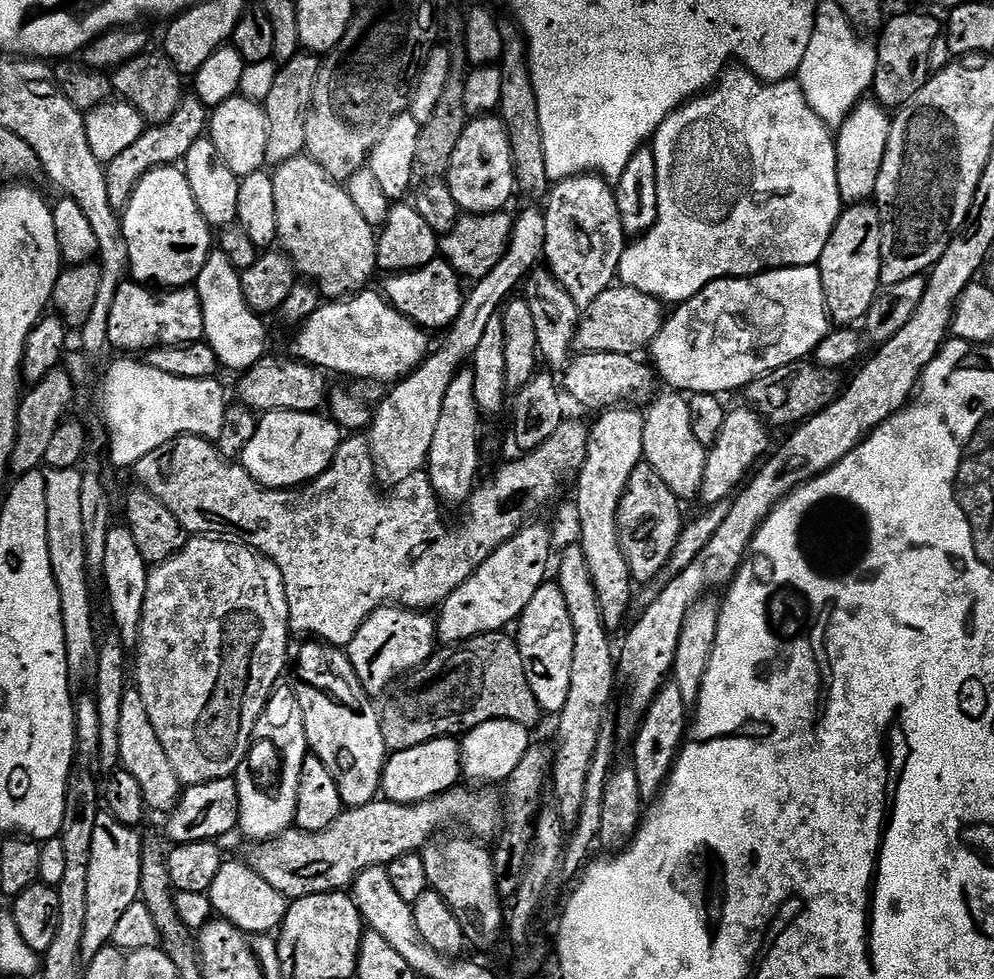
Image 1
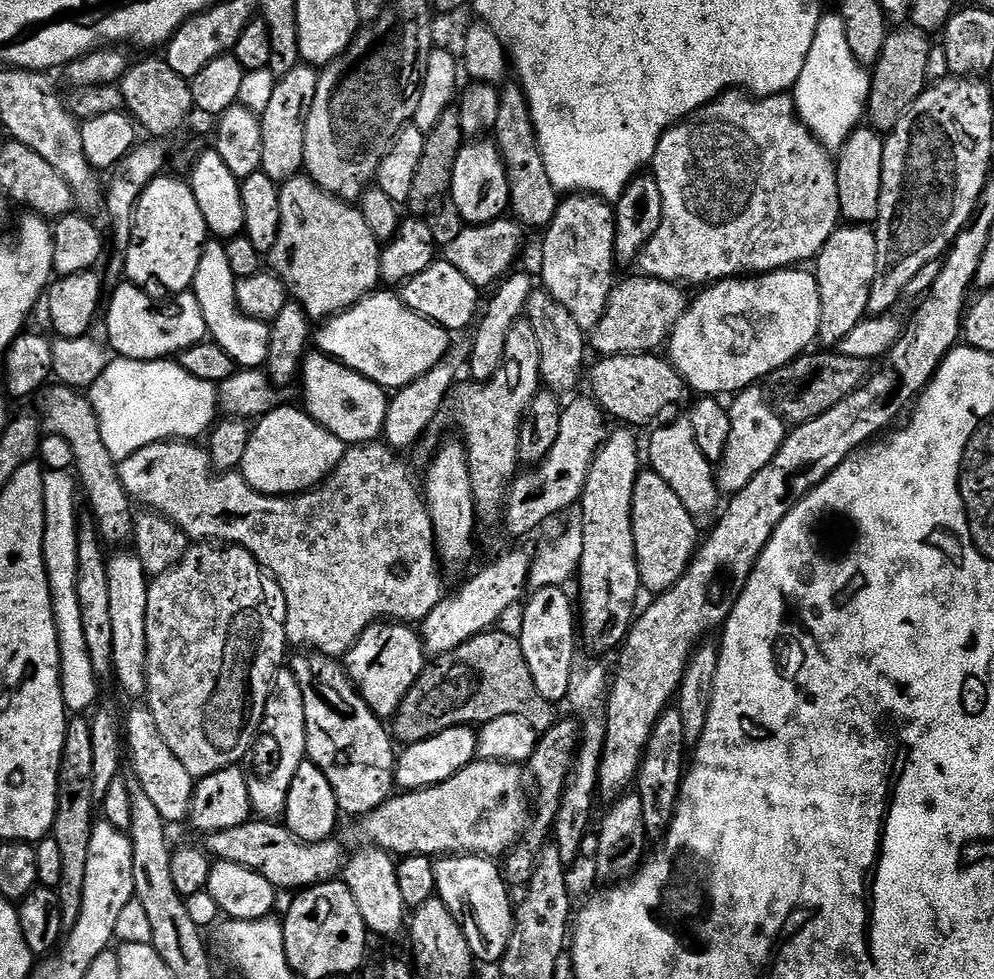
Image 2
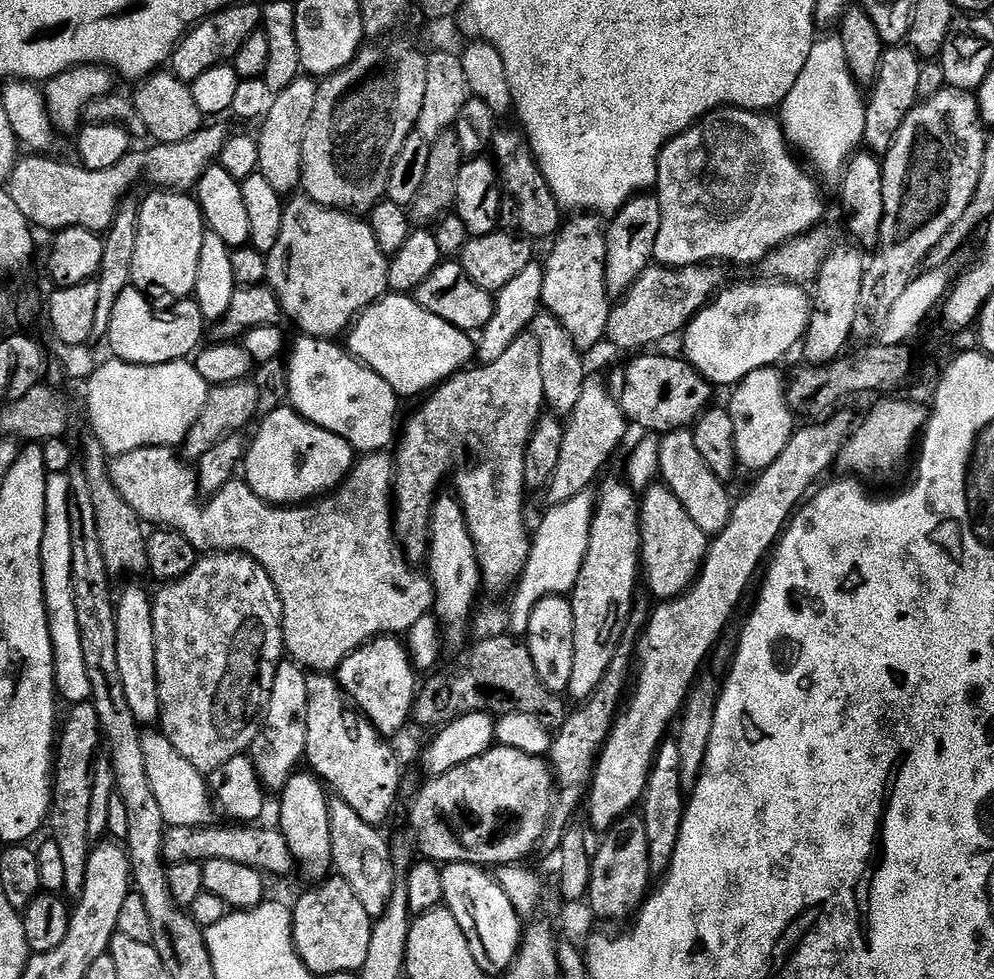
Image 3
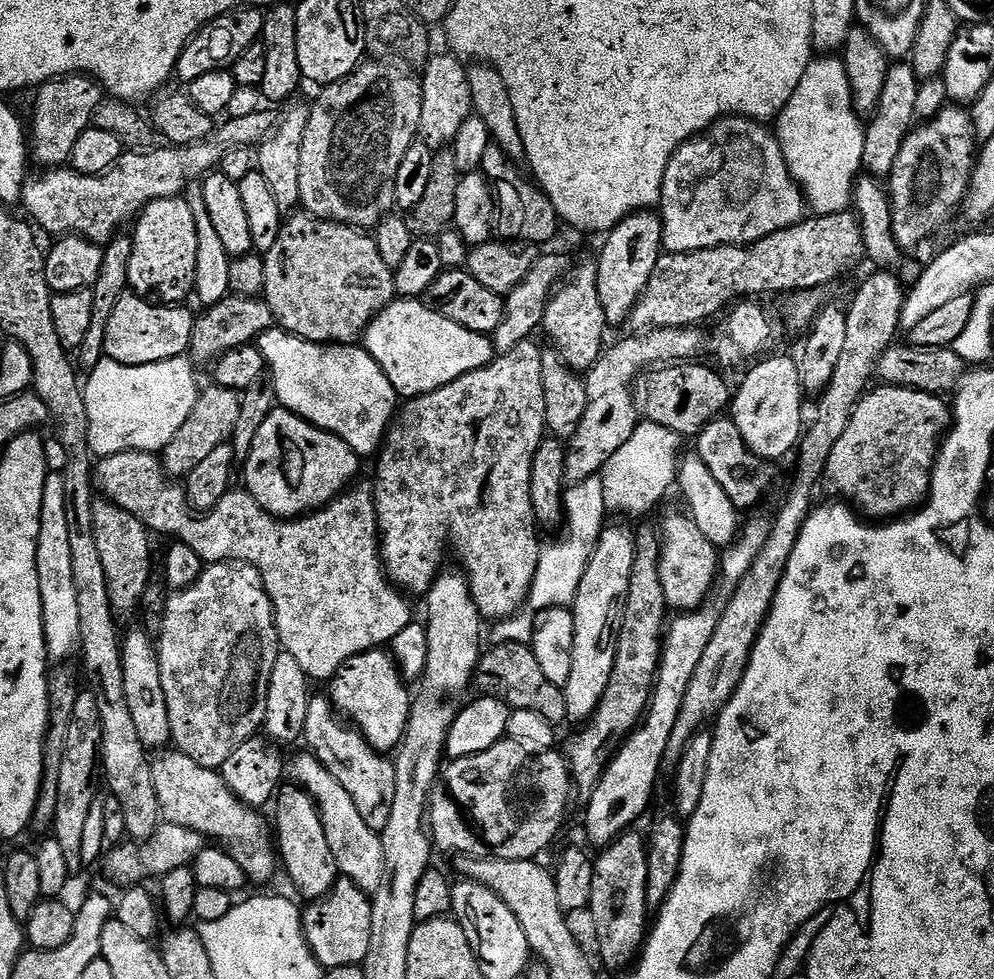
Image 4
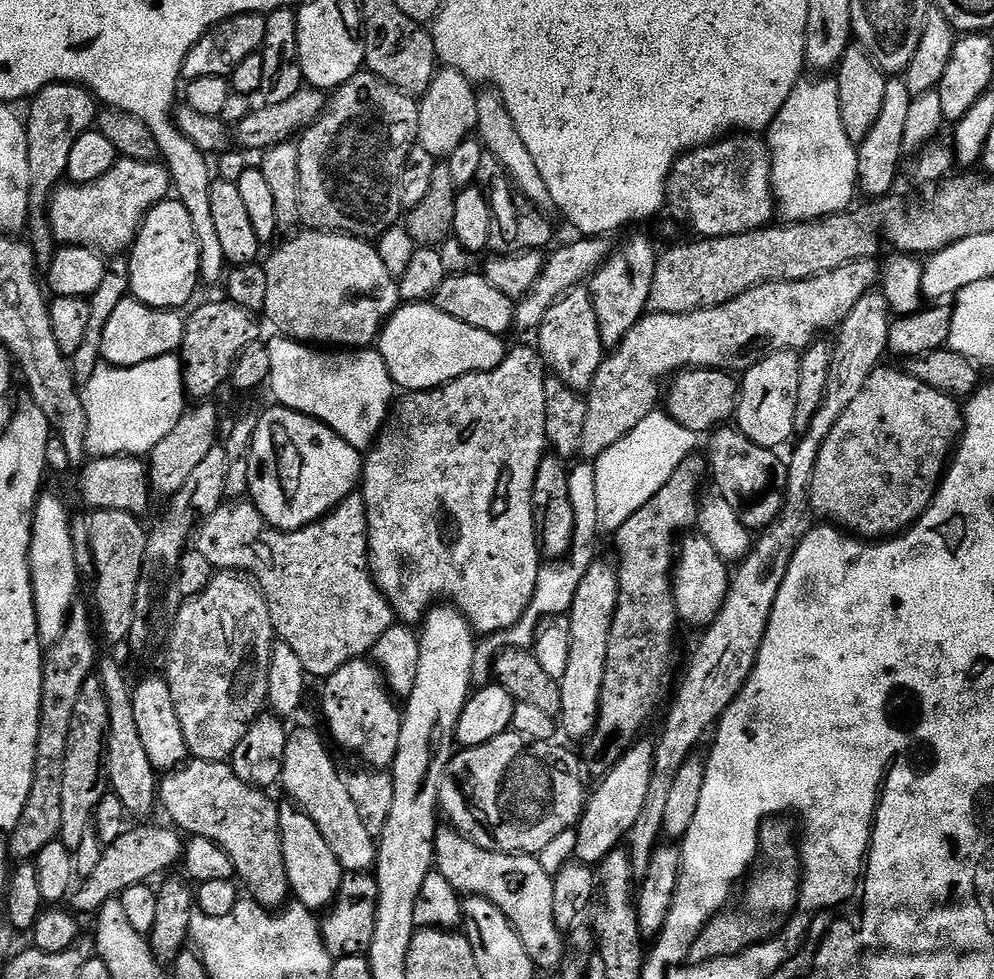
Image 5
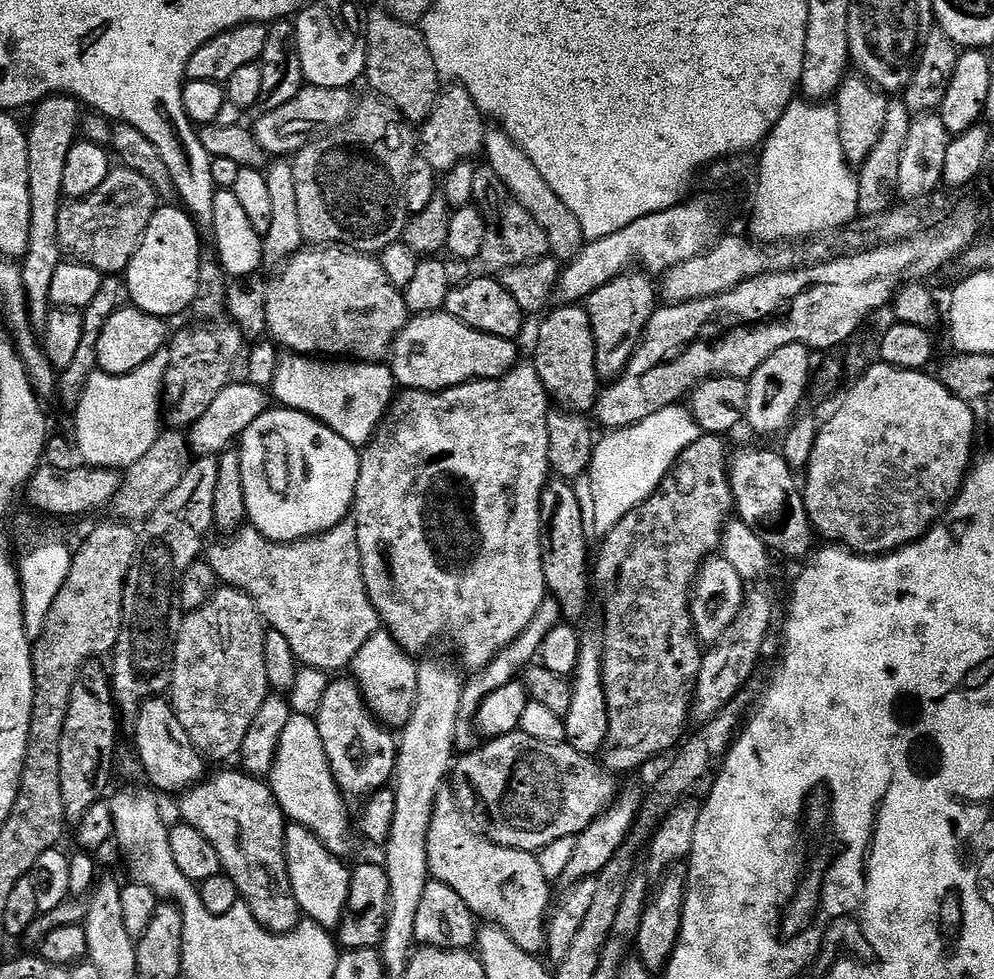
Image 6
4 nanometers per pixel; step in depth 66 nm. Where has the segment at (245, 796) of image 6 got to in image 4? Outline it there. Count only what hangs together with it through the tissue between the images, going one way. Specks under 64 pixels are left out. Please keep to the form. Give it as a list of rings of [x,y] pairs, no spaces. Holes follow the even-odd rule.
[[[164,750],[160,757],[152,760],[154,790],[158,790],[160,815],[174,826],[186,826],[195,832],[201,832],[205,838],[217,836],[219,843],[230,846],[232,857],[242,866],[245,877],[256,884],[272,880],[278,872],[278,852],[273,841],[259,840],[255,836],[257,813],[248,809],[241,800],[226,786],[223,776],[214,768],[198,766],[194,758],[178,750]],[[245,815],[245,816],[244,816]],[[244,816],[244,820],[240,820]],[[232,844],[232,845],[228,845]]]

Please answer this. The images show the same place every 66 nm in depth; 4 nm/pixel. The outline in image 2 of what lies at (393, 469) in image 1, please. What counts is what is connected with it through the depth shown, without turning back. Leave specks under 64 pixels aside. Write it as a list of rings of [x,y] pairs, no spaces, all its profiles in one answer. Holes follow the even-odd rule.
[[[467,339],[460,340],[451,345],[448,355],[444,360],[438,362],[436,366],[414,382],[410,386],[399,389],[388,401],[388,413],[386,414],[386,426],[384,427],[383,439],[389,448],[401,450],[408,448],[411,444],[416,444],[420,440],[420,435],[432,424],[432,419],[440,410],[440,406],[445,405],[458,377],[456,372],[465,371],[468,368],[468,360],[472,357],[472,346]]]

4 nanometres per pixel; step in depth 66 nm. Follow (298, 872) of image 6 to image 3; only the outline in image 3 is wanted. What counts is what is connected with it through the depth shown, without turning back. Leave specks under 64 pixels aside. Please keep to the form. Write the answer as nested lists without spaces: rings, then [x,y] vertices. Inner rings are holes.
[[[297,770],[292,773],[291,778],[286,782],[286,786],[279,789],[278,796],[280,796],[280,824],[278,823],[278,830],[286,838],[286,842],[290,846],[293,861],[300,863],[301,860],[304,863],[304,872],[312,879],[312,882],[323,881],[333,871],[330,810],[328,809],[329,789],[325,787],[320,777],[311,771]]]

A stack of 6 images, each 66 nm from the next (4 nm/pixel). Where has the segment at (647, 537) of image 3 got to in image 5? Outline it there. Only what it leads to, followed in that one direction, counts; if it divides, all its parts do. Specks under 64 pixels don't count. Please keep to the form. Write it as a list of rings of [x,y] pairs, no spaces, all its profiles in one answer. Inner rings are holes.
[[[699,534],[683,537],[678,548],[678,559],[672,577],[672,597],[676,603],[676,615],[692,628],[703,630],[715,622],[728,597],[730,587],[730,568],[718,550]],[[693,535],[693,536],[692,536]],[[685,539],[685,540],[684,540]]]

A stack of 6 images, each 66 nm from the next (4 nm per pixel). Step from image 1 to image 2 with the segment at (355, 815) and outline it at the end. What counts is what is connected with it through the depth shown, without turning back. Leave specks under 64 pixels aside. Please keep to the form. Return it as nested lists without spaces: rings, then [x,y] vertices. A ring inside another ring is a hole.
[[[477,758],[450,778],[446,778],[446,782],[420,788],[416,792],[401,791],[393,794],[385,804],[378,806],[378,810],[359,817],[357,824],[360,825],[356,828],[360,835],[359,843],[381,848],[383,852],[391,852],[396,858],[439,858],[445,854],[503,857],[515,844],[520,843],[530,819],[530,796],[529,793],[528,796],[524,793],[526,772],[520,768],[523,767],[516,762]],[[253,818],[247,824],[230,830],[218,830],[203,837],[202,847],[216,860],[238,862],[266,878],[278,890],[303,890],[313,884],[325,884],[341,875],[346,863],[346,851],[336,838],[307,844],[300,840],[283,823],[268,818]]]

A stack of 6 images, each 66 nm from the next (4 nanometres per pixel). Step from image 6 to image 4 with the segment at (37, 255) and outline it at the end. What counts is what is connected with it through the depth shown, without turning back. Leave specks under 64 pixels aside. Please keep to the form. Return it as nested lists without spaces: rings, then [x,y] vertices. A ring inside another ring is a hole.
[[[73,74],[71,76],[60,76],[57,80],[47,80],[46,83],[40,85],[39,88],[35,89],[34,96],[36,96],[36,105],[32,108],[32,128],[30,124],[30,154],[33,160],[33,163],[40,164],[39,167],[42,168],[55,168],[55,167],[63,167],[72,157],[74,145],[78,142],[78,138],[81,137],[87,128],[92,127],[92,119],[94,118],[94,110],[98,110],[98,106],[106,99],[106,93],[103,87],[99,82],[92,79],[90,76],[86,76],[83,74]]]

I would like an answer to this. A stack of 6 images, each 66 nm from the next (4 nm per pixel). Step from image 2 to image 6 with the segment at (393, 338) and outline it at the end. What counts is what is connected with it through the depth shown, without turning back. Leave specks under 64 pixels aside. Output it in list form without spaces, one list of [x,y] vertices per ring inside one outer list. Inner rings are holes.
[[[441,310],[416,314],[409,319],[392,345],[390,367],[401,389],[443,392],[469,380],[497,380],[516,367],[516,340],[507,340],[474,330]]]

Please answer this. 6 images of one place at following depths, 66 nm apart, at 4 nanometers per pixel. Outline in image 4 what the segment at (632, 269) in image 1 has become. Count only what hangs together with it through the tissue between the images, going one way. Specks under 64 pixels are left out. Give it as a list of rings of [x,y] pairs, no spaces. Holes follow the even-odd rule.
[[[724,116],[721,120],[716,121],[715,124],[711,124],[707,132],[702,132],[700,135],[694,136],[680,145],[680,149],[672,155],[670,162],[666,166],[666,174],[662,182],[658,215],[664,222],[664,242],[662,248],[665,253],[697,252],[707,248],[721,248],[723,244],[739,244],[741,246],[756,244],[762,238],[766,238],[783,228],[794,226],[805,219],[806,202],[803,198],[803,193],[799,190],[799,185],[796,184],[789,174],[775,131],[771,127],[765,126],[759,120],[747,120],[744,116]]]

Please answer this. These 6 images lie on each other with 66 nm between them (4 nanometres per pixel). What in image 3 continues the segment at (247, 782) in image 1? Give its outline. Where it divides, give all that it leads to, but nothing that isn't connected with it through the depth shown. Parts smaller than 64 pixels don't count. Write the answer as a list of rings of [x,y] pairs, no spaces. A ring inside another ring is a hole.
[[[291,658],[281,659],[274,674],[274,686],[270,690],[268,707],[262,721],[262,731],[258,737],[258,749],[260,753],[255,753],[256,769],[260,775],[260,783],[268,790],[279,790],[286,786],[286,782],[291,778],[292,773],[297,771],[300,759],[305,759],[308,747],[308,731],[306,730],[306,714],[308,713],[308,695],[306,694],[306,682],[309,673],[301,665]]]

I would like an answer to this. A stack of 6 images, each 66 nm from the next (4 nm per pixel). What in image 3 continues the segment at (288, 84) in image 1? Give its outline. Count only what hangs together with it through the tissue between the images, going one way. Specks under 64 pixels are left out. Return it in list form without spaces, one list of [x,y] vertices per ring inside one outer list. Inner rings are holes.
[[[301,74],[294,82],[290,82],[290,86],[273,95],[270,110],[259,125],[260,132],[256,136],[258,170],[270,181],[270,186],[278,190],[281,198],[295,193],[301,187],[302,142],[306,142],[306,126],[310,126],[314,102],[318,102],[317,81],[307,74]]]

